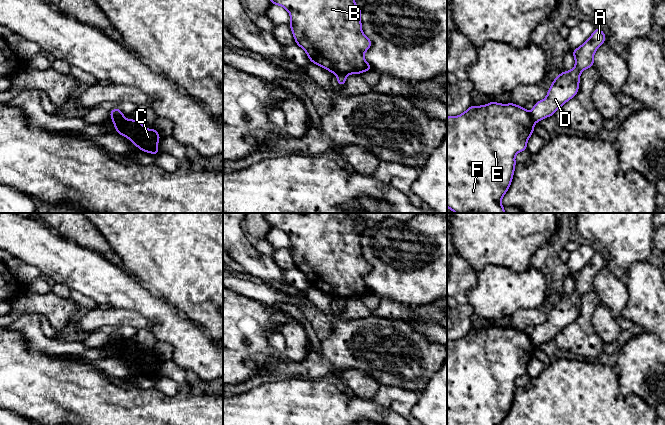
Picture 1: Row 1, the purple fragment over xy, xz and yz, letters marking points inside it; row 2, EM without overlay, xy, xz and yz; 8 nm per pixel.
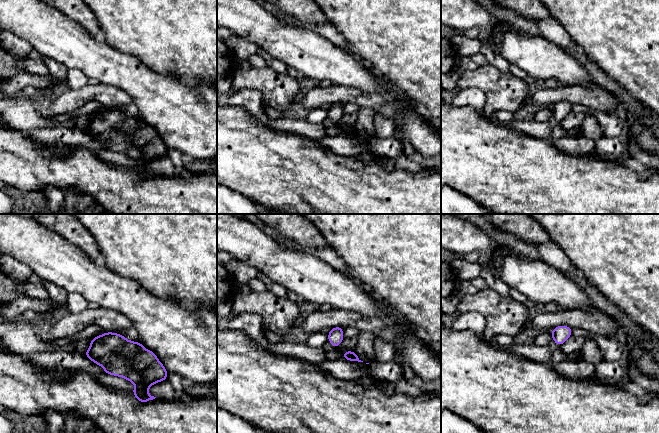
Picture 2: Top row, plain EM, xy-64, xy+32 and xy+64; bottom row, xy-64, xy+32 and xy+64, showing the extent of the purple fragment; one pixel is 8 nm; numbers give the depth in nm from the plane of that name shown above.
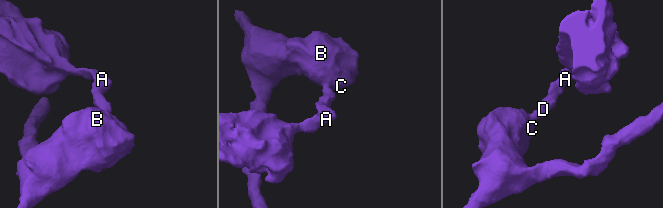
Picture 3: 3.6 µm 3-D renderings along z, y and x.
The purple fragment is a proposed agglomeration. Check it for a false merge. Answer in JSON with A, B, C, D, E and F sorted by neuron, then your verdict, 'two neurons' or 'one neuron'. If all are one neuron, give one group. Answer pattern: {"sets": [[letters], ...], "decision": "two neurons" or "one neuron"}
{"sets": [["A", "D"], ["B", "C", "E", "F"]], "decision": "two neurons"}

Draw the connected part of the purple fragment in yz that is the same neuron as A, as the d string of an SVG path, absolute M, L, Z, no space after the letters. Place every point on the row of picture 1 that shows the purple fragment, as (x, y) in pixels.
M595 28L592 35L581 46L572 50L575 59L574 68L559 73L558 77L551 82L547 96L534 103L530 114L535 123L553 116L560 107L576 96L581 73L594 66L594 54L605 43L605 38L605 33Z

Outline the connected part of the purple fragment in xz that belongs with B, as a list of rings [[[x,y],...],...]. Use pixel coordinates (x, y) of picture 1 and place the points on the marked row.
[[[270,0],[272,5],[285,8],[291,18],[289,27],[296,44],[307,54],[310,62],[337,74],[362,74],[372,67],[365,60],[364,53],[372,46],[372,41],[363,33],[360,19],[362,8],[356,6],[355,0]]]

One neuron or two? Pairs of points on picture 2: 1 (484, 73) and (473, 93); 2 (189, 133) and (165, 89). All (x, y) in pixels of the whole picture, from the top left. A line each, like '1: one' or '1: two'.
1: two
2: one

